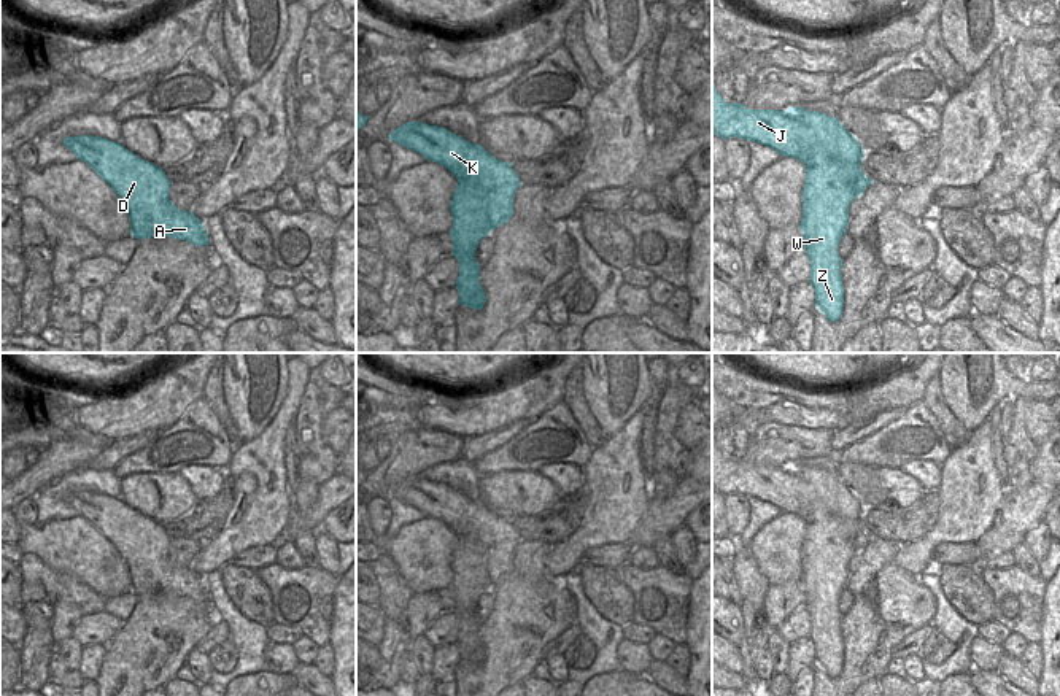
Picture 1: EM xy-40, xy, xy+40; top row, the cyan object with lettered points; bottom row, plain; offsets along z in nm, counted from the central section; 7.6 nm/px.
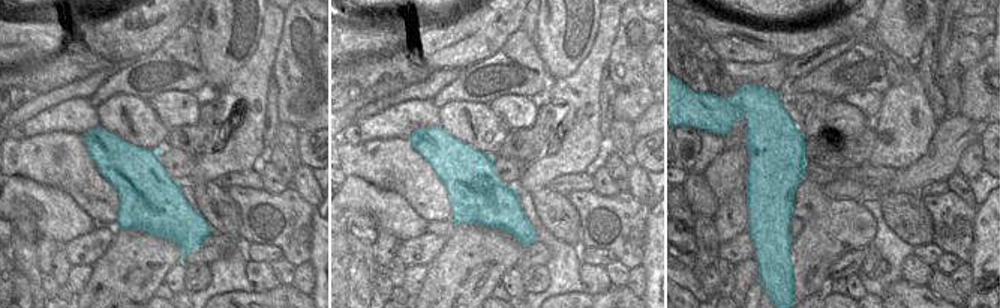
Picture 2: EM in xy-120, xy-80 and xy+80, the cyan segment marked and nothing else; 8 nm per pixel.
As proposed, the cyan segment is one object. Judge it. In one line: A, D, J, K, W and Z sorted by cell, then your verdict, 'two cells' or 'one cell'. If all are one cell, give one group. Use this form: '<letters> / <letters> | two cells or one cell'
A D J K / W Z | two cells

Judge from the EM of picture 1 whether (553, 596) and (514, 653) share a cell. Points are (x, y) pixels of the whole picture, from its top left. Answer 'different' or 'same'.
same

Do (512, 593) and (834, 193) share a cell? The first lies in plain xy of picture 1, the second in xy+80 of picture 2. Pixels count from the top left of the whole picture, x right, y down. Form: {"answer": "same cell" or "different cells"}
{"answer": "different cells"}

